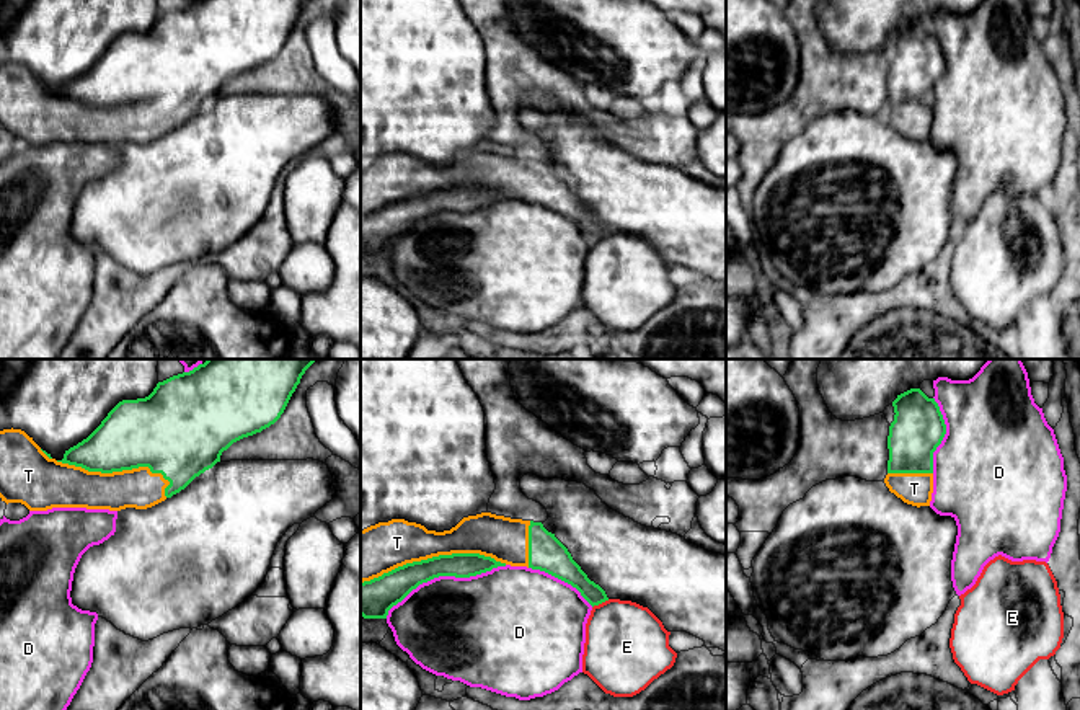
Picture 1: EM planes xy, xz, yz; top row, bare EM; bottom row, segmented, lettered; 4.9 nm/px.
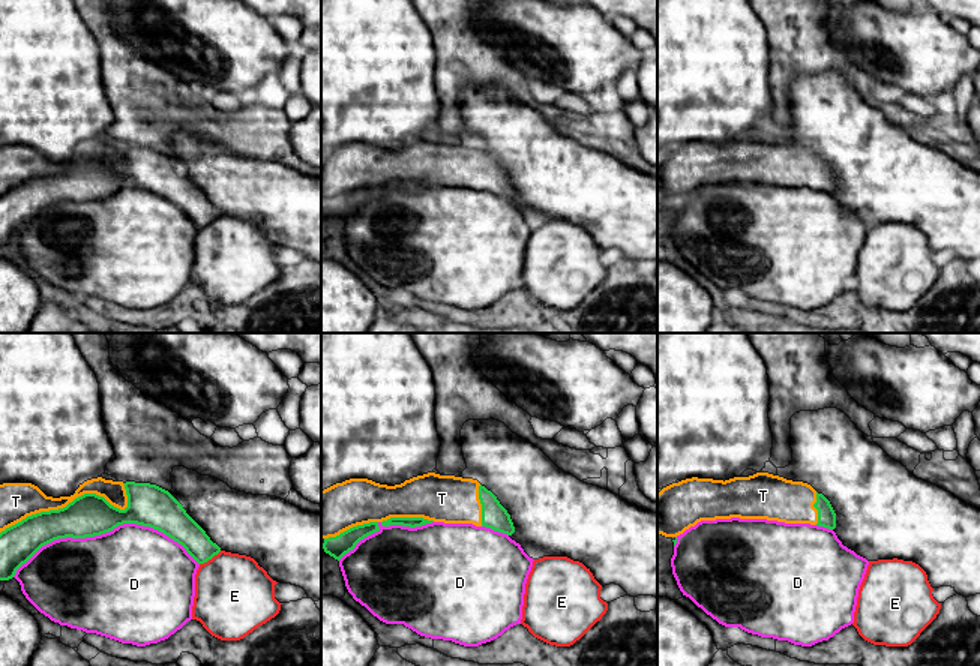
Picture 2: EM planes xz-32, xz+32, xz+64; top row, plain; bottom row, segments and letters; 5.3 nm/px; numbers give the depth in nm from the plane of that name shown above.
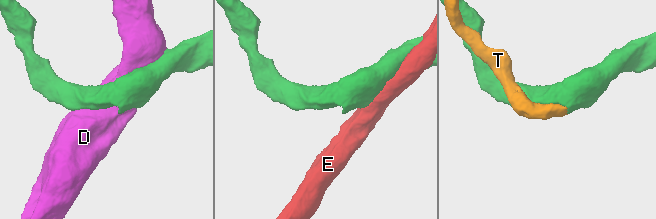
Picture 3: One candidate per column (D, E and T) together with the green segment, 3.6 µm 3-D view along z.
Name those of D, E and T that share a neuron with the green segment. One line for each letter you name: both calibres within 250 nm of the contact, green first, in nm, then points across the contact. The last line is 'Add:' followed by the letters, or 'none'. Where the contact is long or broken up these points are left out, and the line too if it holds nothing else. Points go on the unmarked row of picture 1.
T: 160/240 nm
Add: T

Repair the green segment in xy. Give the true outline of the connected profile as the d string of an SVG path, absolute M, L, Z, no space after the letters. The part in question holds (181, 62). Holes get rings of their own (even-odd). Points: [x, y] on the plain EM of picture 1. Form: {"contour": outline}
{"contour": "M197 0L189 7L183 7L163 16L158 16L153 26L145 33L119 36L86 73L65 85L62 95L52 93L51 88L42 85L24 65L13 62L3 64L0 65L0 132L7 139L21 137L29 145L47 145L52 142L86 142L109 145L121 145L126 142L152 142L165 135L166 132L171 132L173 129L179 127L196 111L212 103L217 96L220 96L222 87L227 85L233 77L261 67L263 64L274 59L284 47L292 28L295 26L302 10L308 2L310 0Z"}

